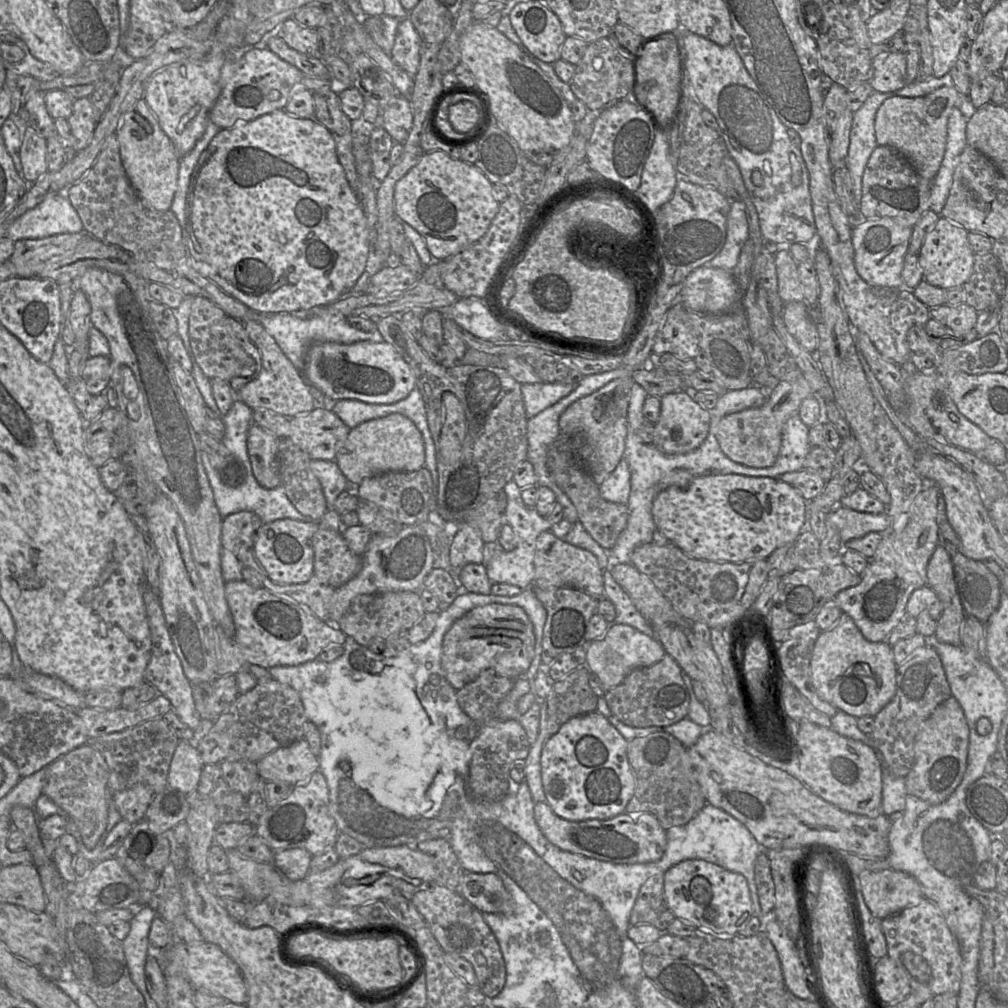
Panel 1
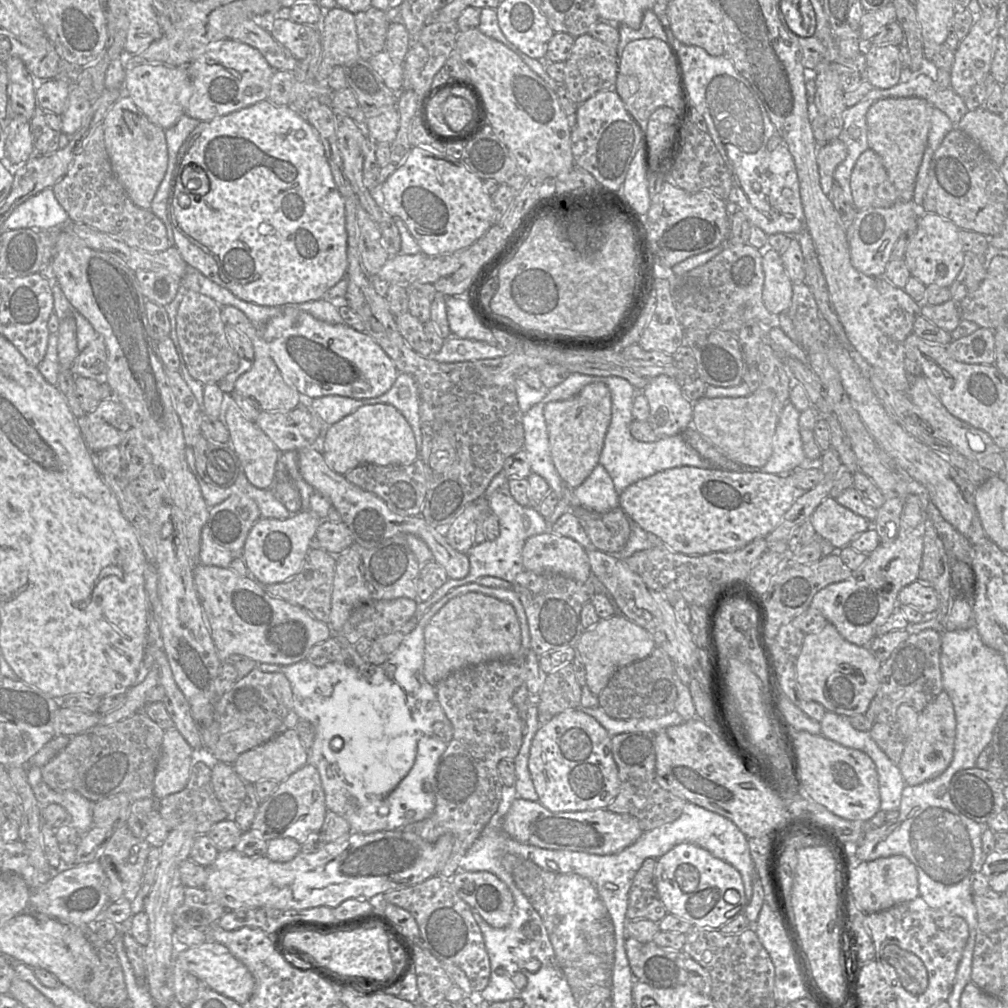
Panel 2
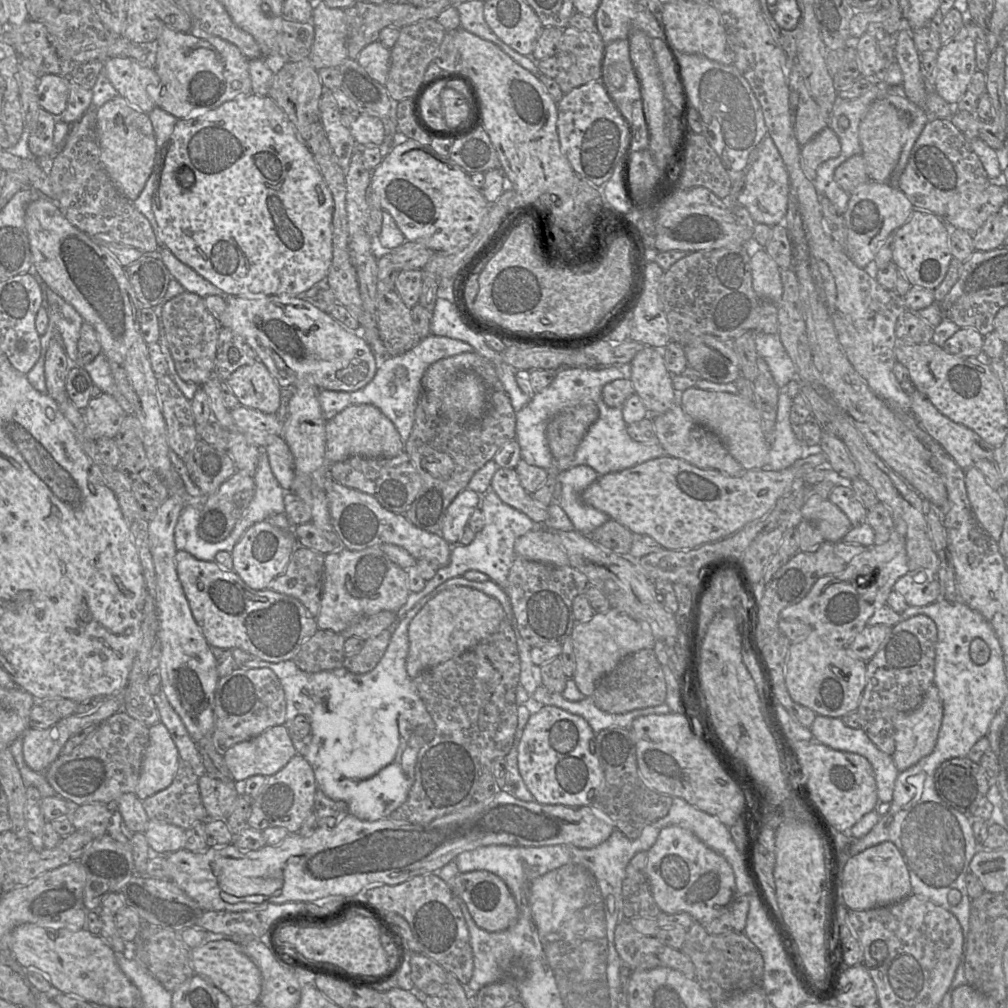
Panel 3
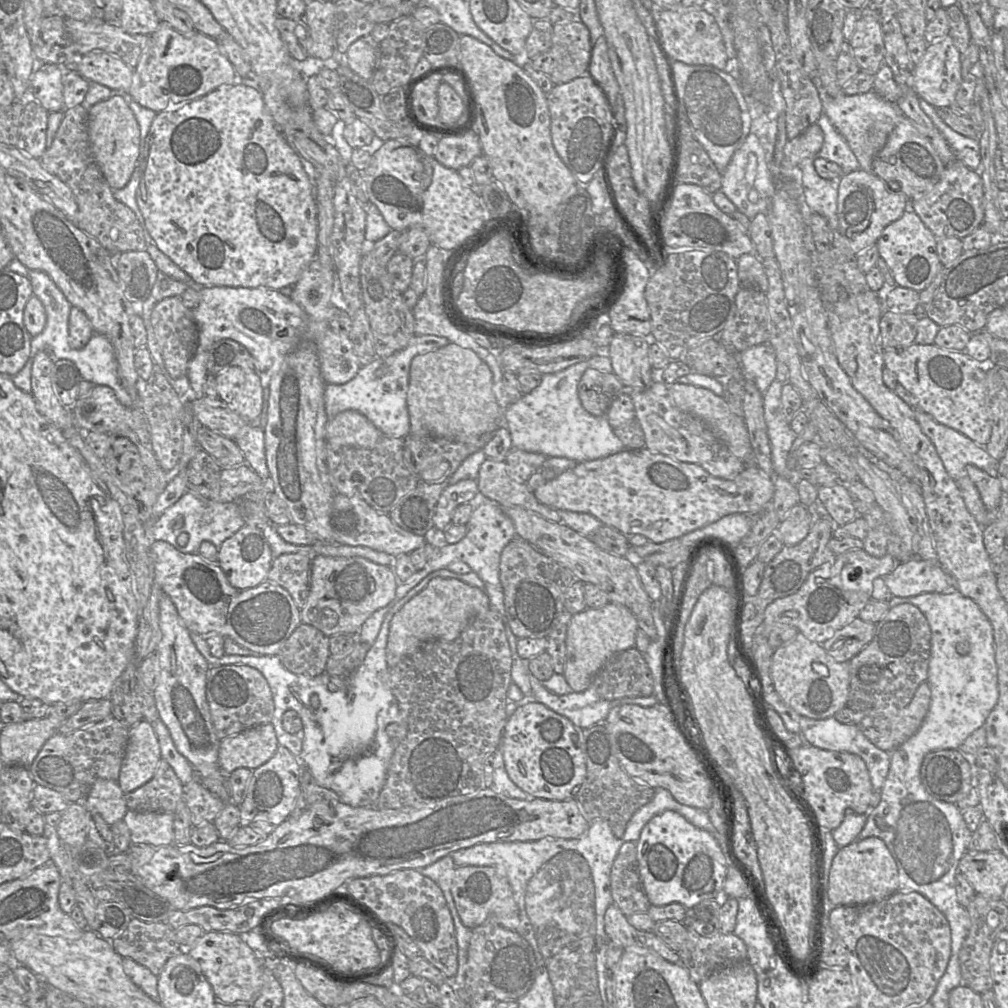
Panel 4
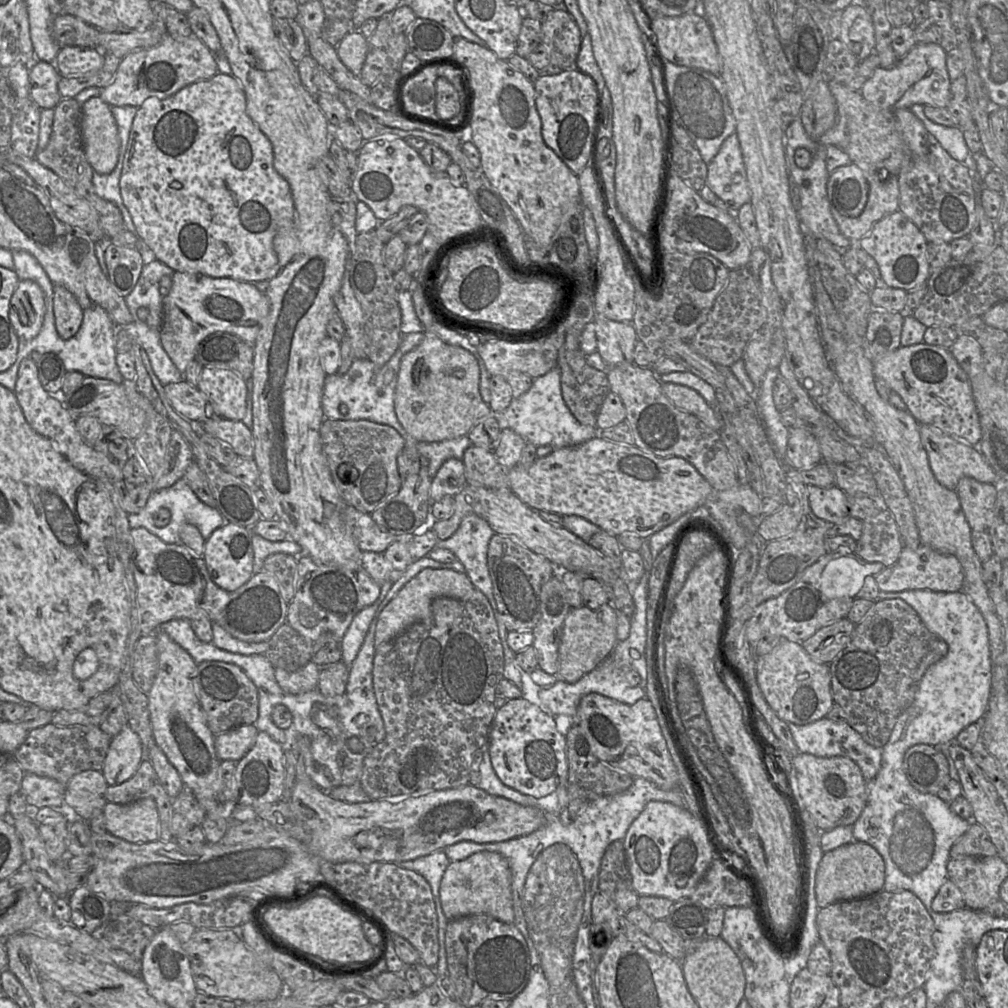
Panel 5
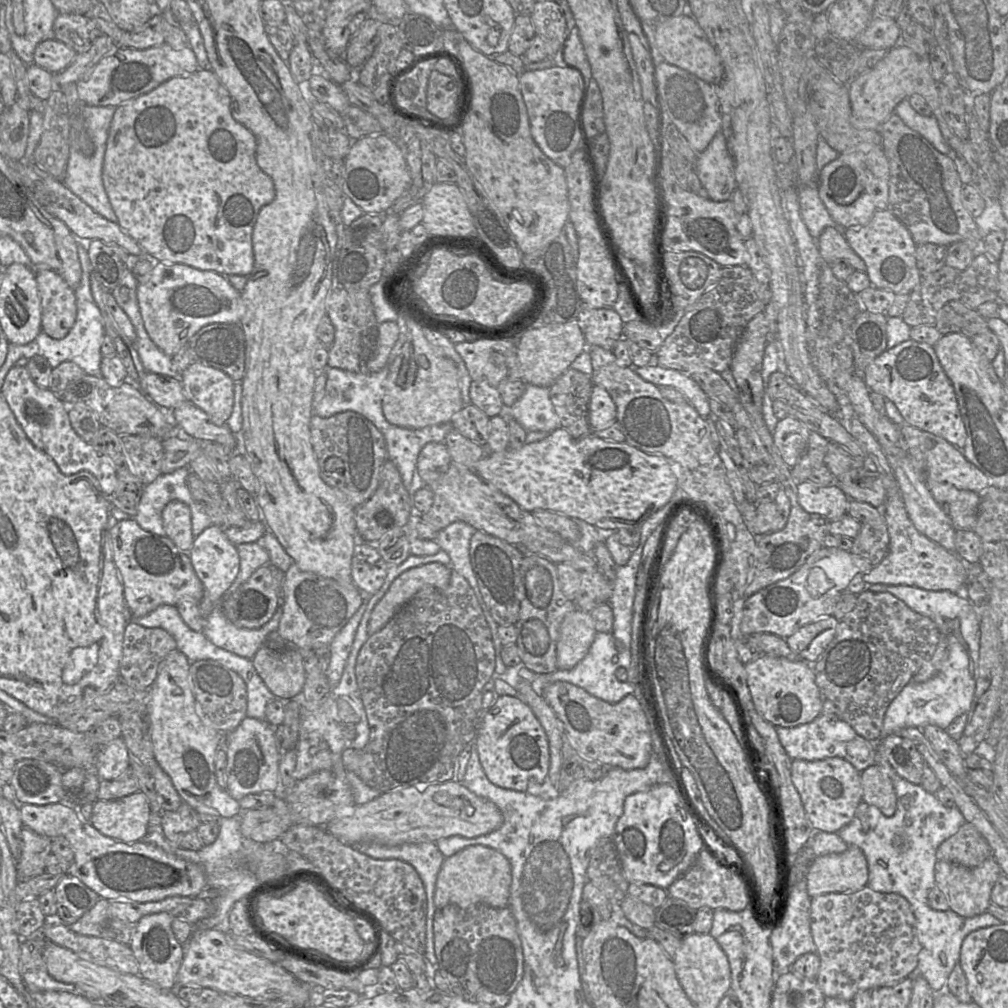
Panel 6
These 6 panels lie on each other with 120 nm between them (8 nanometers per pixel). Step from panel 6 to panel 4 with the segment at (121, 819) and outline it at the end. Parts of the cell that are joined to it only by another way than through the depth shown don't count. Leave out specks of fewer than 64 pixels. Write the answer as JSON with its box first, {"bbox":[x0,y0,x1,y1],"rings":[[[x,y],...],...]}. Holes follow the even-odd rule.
{"bbox":[122,810,174,847],"rings":[[[128,810],[122,821],[130,830],[133,844],[155,847],[174,844],[173,814]]]}

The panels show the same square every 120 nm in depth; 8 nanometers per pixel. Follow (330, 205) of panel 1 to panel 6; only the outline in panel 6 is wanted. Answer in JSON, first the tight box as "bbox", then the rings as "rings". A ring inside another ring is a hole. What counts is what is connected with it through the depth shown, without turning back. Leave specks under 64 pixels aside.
{"bbox":[102,69,275,275],"rings":[[[198,69],[187,75],[172,77],[150,92],[118,105],[109,126],[102,167],[103,185],[117,216],[117,224],[137,242],[142,251],[155,259],[154,262],[183,264],[221,275],[249,275],[254,266],[253,228],[261,208],[275,197],[274,183],[257,165],[255,152],[254,135],[233,118],[229,93],[211,69]]]}

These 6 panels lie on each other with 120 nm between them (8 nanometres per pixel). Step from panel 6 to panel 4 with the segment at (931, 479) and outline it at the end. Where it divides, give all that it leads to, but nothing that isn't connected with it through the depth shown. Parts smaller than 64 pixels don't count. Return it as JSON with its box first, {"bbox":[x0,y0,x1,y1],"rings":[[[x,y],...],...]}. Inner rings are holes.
{"bbox":[914,406,999,481],"rings":[[[918,406],[914,408],[922,432],[930,439],[947,473],[955,481],[967,475],[965,468],[974,465],[990,476],[998,476],[999,461],[962,433],[936,422]]]}

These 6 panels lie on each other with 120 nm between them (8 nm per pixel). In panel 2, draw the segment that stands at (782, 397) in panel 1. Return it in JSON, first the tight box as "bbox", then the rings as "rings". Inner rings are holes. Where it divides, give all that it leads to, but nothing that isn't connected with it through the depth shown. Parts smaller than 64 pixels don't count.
{"bbox":[692,388,783,467],"rings":[[[760,388],[748,396],[718,397],[693,402],[692,427],[728,459],[750,467],[762,467],[772,453],[772,443],[783,408],[774,391]]]}

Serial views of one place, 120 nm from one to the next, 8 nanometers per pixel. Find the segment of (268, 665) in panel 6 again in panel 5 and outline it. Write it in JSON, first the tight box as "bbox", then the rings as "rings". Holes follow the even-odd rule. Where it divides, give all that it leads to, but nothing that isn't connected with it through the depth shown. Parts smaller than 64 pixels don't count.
{"bbox":[275,662,320,694],"rings":[[[313,662],[307,663],[301,669],[289,672],[275,668],[275,678],[279,686],[290,694],[303,694],[316,689],[319,680],[320,667]]]}

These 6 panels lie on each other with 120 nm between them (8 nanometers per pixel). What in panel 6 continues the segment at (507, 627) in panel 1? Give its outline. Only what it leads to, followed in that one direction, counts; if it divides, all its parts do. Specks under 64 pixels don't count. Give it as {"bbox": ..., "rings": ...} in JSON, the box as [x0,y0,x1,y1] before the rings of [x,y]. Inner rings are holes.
{"bbox":[368,563,452,635],"rings":[[[428,563],[401,573],[374,606],[368,624],[368,635],[381,630],[395,614],[422,588],[446,587],[452,569],[440,563]]]}

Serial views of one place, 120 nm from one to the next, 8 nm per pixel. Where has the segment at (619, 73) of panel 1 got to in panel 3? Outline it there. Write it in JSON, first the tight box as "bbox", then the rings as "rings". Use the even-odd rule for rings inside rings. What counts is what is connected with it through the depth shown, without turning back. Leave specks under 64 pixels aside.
{"bbox":[555,26,605,94],"rings":[[[568,26],[563,29],[555,58],[558,62],[558,75],[555,81],[563,94],[590,82],[601,81],[602,63],[605,52],[605,43],[598,32],[578,30]]]}

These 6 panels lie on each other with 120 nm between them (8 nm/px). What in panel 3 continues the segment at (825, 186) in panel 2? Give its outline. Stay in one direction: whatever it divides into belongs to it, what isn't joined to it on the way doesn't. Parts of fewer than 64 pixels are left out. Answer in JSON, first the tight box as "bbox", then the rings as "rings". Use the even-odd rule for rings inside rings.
{"bbox":[801,127,840,182],"rings":[[[826,127],[801,147],[801,168],[805,176],[813,182],[817,168],[823,162],[838,157],[840,152],[838,136],[830,127]]]}

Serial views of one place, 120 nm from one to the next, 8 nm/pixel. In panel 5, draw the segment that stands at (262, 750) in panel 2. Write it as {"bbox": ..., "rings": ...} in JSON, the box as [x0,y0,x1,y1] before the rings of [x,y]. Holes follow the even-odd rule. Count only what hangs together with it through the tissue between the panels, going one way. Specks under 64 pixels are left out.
{"bbox":[215,725,259,761],"rings":[[[241,725],[216,735],[215,748],[220,761],[239,761],[254,746],[259,730],[255,725]]]}

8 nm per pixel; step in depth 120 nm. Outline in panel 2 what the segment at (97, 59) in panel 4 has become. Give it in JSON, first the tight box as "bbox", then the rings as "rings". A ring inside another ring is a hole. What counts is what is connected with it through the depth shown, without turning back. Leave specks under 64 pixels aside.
{"bbox":[124,63,193,130],"rings":[[[139,63],[127,66],[124,90],[141,112],[155,125],[167,130],[185,115],[193,88],[186,66]]]}

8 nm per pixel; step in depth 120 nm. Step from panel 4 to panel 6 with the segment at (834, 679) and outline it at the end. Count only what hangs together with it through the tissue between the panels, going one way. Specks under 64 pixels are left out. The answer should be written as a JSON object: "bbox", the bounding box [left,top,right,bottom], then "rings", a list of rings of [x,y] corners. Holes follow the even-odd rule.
{"bbox":[746,655,824,727],"rings":[[[761,655],[746,664],[747,684],[757,712],[776,727],[794,727],[809,723],[822,711],[824,697],[816,684],[813,664],[800,659],[796,661],[784,657]]]}

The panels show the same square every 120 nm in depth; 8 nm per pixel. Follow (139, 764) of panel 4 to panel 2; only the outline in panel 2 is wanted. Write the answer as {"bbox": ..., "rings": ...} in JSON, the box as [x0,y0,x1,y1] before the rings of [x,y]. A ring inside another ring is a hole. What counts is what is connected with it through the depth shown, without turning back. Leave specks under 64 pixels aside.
{"bbox":[154,728,195,800],"rings":[[[176,728],[164,732],[161,756],[154,779],[154,798],[160,800],[186,787],[195,753]]]}

